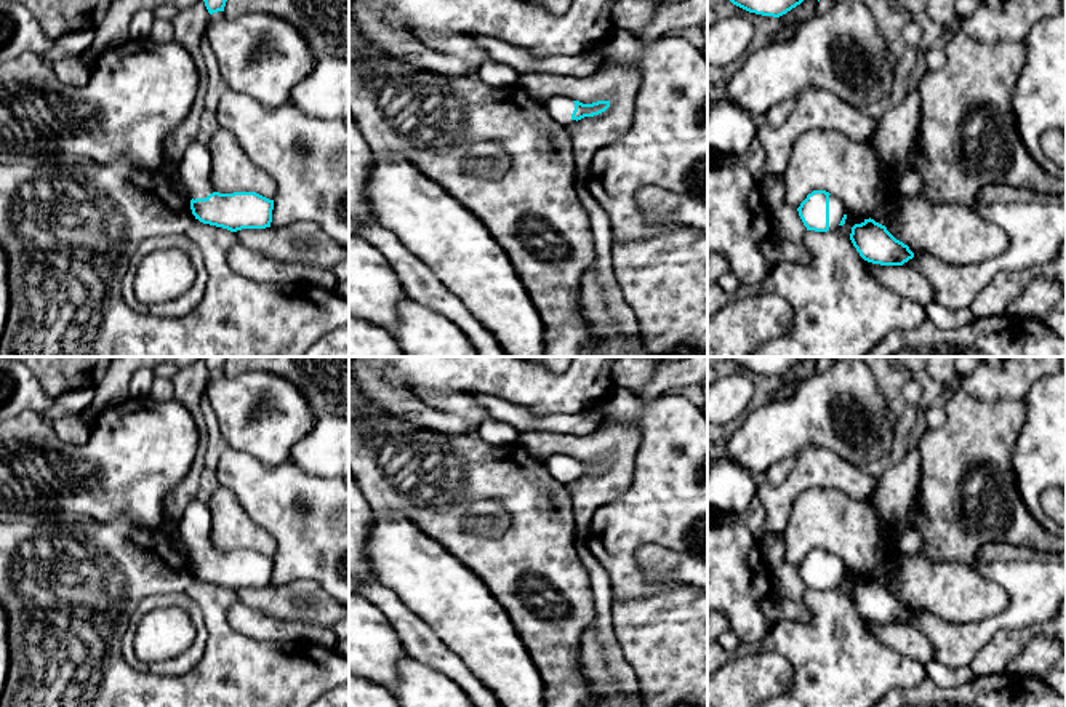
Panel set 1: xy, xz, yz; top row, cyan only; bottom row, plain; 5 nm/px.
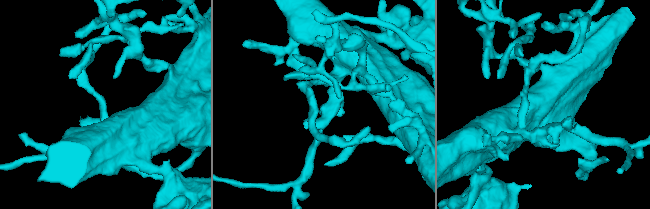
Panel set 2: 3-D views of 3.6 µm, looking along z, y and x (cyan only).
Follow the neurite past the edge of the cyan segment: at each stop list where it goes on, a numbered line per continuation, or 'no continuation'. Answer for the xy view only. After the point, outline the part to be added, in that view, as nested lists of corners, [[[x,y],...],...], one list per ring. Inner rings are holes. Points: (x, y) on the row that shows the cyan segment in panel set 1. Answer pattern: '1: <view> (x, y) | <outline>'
1: xy (194, 167) | [[[192,141],[178,163],[178,173],[190,198],[206,198],[213,194],[211,154],[200,141]]]

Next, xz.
1: xz (561, 107) | [[[552,96],[544,101],[544,106],[552,115],[552,118],[557,120],[560,125],[570,126],[578,123],[576,120],[571,118],[571,114],[575,110],[573,99],[567,96]]]

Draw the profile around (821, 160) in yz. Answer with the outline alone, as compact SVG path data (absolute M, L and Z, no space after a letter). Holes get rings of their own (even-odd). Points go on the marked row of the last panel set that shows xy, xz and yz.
M823 130L807 131L795 141L784 171L784 203L799 208L813 190L829 192L863 219L888 198L872 146Z

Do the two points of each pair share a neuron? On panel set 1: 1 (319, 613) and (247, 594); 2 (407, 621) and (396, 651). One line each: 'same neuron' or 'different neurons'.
1: same neuron
2: different neurons

